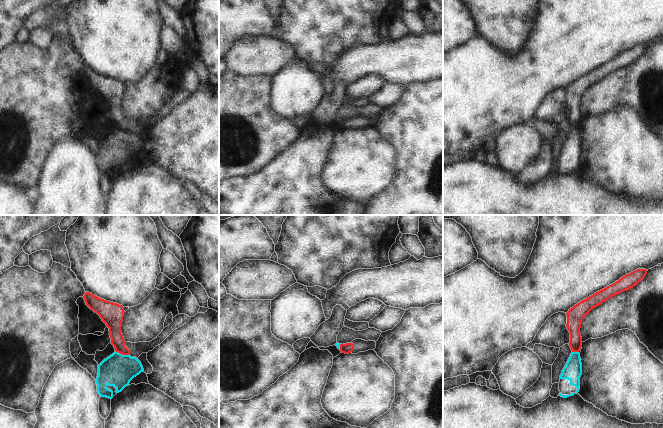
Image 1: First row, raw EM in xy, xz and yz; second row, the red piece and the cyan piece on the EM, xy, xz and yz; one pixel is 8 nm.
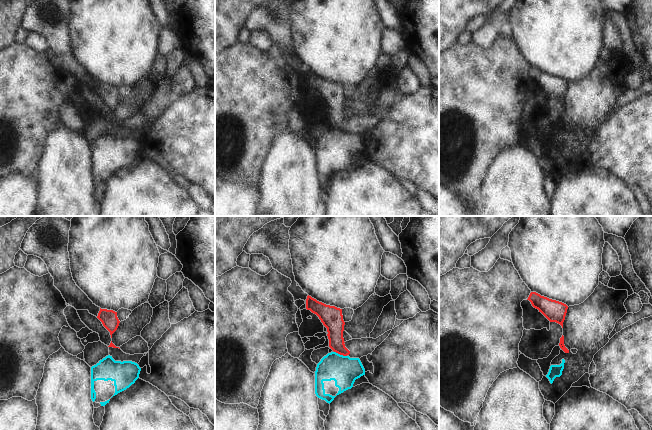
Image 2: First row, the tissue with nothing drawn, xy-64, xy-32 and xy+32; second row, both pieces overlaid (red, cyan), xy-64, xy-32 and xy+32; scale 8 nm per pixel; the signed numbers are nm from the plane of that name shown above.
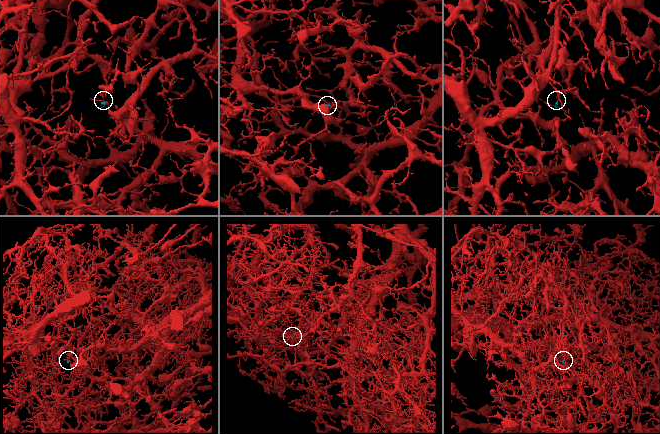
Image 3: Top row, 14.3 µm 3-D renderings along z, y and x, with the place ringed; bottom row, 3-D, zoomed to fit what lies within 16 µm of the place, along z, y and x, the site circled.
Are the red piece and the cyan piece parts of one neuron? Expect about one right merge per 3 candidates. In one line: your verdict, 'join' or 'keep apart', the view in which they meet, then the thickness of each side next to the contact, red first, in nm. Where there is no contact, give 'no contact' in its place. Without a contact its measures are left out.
keep apart | xy | 120/260 nm

